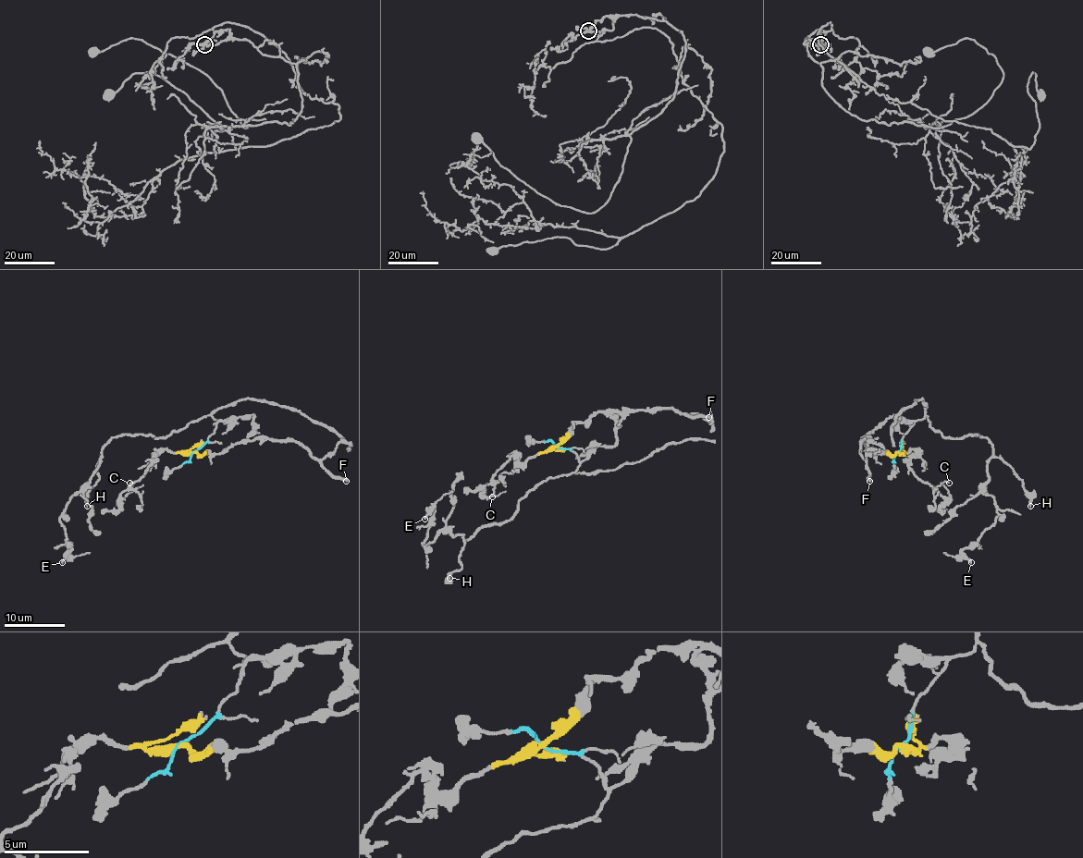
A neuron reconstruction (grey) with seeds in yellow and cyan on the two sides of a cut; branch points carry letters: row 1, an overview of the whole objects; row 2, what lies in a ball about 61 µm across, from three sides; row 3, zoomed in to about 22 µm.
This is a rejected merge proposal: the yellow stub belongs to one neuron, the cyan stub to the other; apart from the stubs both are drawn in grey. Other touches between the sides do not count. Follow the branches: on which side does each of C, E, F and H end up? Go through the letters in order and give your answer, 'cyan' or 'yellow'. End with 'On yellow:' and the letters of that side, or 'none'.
C: yellow
E: cyan
F: yellow
H: cyan
On yellow: C, F

